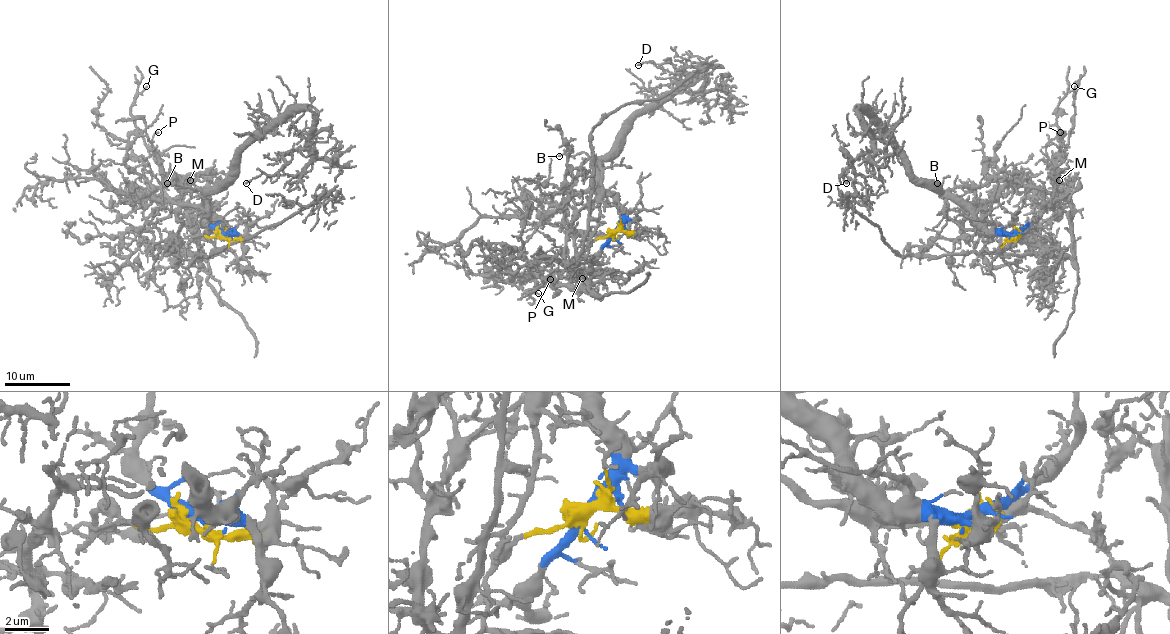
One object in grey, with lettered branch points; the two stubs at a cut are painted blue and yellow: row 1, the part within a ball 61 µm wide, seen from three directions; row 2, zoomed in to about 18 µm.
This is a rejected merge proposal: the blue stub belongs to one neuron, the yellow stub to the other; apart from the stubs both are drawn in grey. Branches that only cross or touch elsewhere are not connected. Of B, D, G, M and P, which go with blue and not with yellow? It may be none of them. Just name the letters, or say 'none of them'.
B, D

